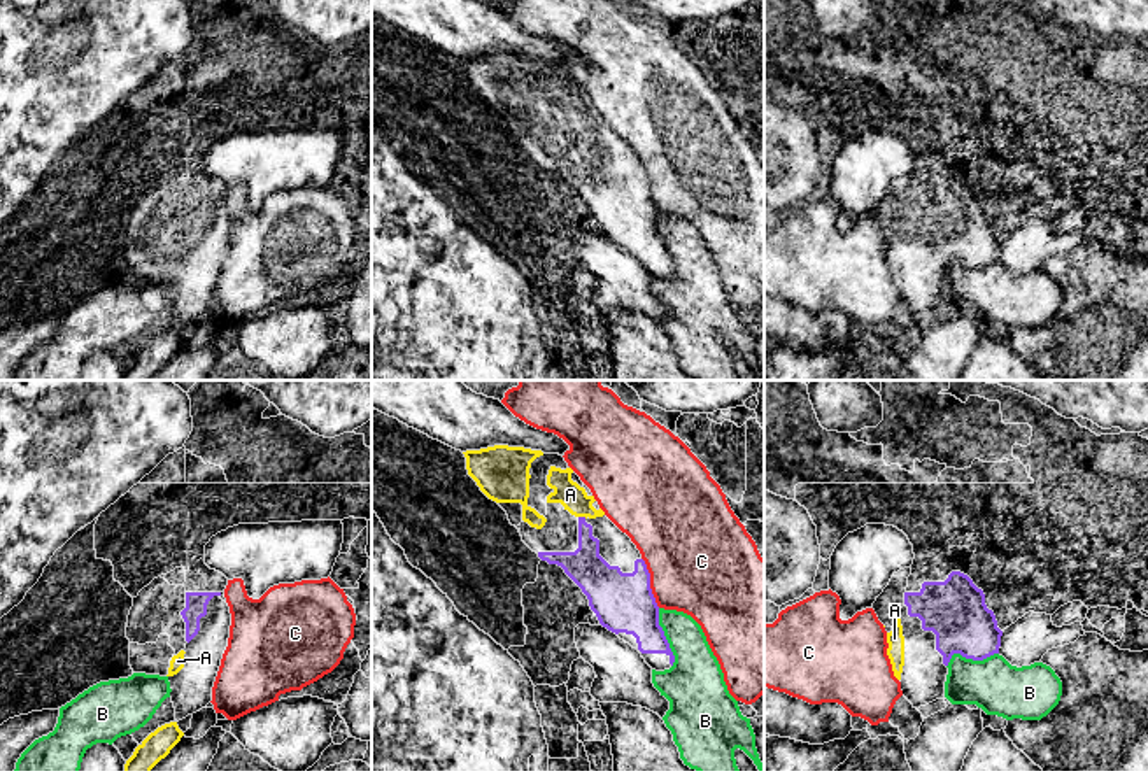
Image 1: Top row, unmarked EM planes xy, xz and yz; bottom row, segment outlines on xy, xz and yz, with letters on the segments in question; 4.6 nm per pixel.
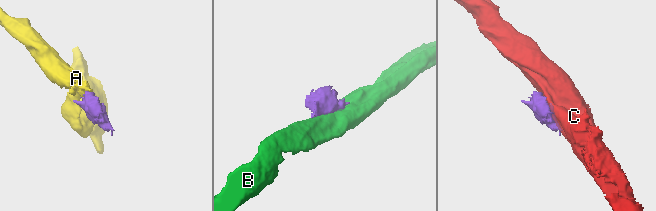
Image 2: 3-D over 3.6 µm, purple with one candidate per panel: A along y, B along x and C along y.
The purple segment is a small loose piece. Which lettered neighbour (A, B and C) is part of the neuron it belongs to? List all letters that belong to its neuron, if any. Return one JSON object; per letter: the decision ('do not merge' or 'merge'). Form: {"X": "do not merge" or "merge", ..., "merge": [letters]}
{"A": "merge", "B": "do not merge", "C": "do not merge", "merge": ["A"]}

